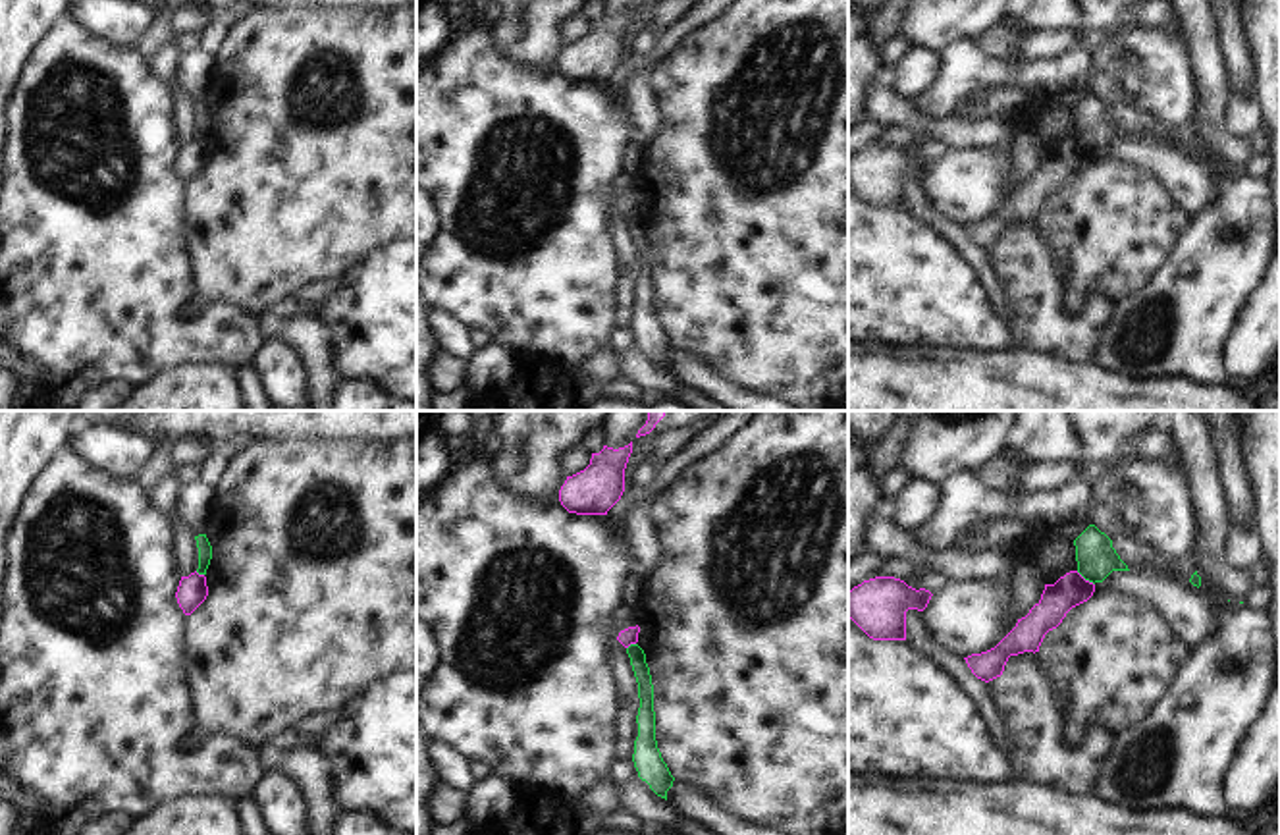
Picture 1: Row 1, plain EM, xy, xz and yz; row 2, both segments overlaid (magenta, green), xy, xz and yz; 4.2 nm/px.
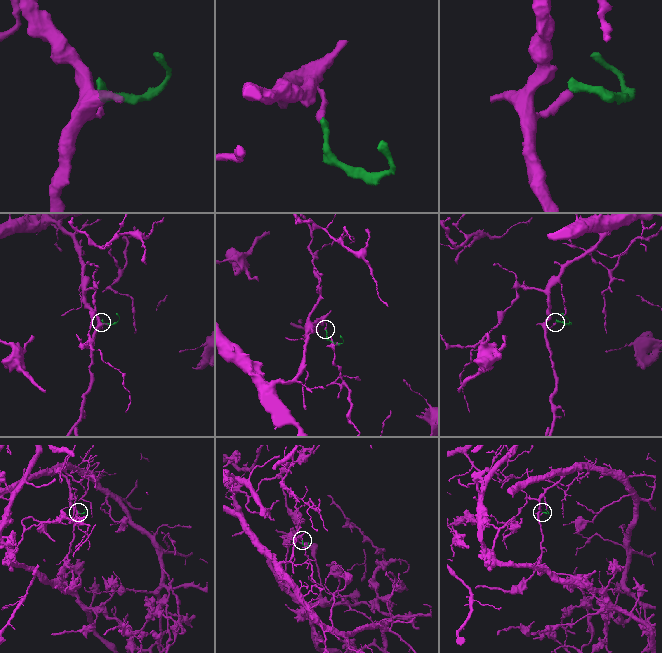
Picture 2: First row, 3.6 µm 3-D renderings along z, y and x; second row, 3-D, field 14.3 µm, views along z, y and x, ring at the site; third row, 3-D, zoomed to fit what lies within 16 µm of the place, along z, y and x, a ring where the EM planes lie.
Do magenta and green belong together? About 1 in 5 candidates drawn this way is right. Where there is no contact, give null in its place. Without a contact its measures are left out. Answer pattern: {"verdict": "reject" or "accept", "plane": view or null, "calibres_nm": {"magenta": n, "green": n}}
{"verdict": "reject", "plane": "yz", "calibres_nm": {"magenta": 140, "green": 160}}

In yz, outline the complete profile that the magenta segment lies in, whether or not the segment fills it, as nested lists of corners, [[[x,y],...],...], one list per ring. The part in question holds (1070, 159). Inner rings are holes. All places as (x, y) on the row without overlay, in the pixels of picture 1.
[[[1078,139],[1066,141],[1054,152],[1045,152],[1041,168],[995,216],[964,226],[968,235],[985,251],[1000,245],[1010,224],[1039,220],[1045,202],[1056,197],[1072,175],[1087,170],[1093,160],[1095,152]]]

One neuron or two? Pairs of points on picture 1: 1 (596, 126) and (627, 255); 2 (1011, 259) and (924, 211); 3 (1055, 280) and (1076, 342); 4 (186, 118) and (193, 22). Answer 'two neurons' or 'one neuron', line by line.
1: two neurons
2: two neurons
3: one neuron
4: two neurons

